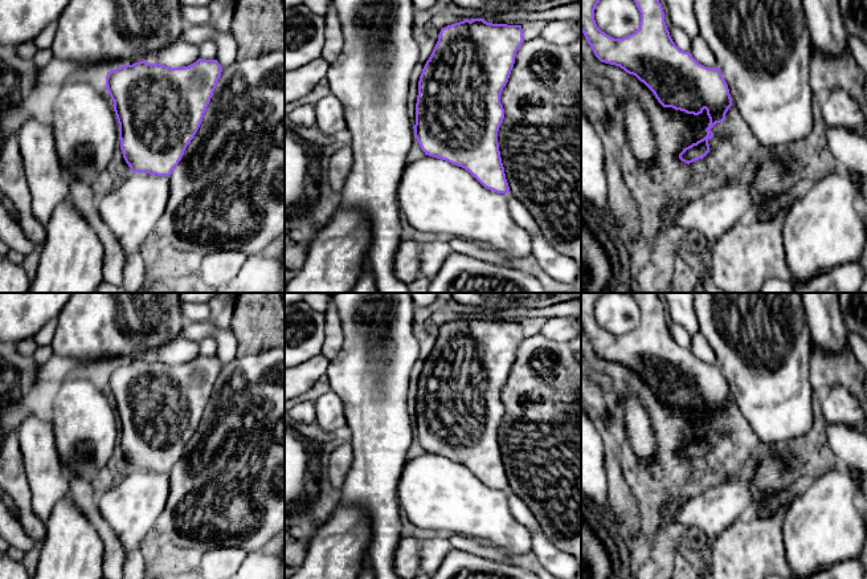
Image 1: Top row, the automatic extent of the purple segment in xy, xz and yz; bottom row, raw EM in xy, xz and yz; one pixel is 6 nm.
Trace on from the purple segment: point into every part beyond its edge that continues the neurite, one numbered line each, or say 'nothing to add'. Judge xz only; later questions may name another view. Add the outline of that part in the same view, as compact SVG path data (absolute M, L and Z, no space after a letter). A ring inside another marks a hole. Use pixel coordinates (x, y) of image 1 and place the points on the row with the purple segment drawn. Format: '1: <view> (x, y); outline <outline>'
nothing to add

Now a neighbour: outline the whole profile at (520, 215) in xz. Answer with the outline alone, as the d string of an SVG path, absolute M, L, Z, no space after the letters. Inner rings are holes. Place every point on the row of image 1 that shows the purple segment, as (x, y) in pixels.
M510 192L506 193L510 215L512 220L523 228L531 237L537 232L537 224L529 211Z

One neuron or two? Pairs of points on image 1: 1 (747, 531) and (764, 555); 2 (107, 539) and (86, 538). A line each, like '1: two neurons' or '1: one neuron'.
1: one neuron
2: two neurons

